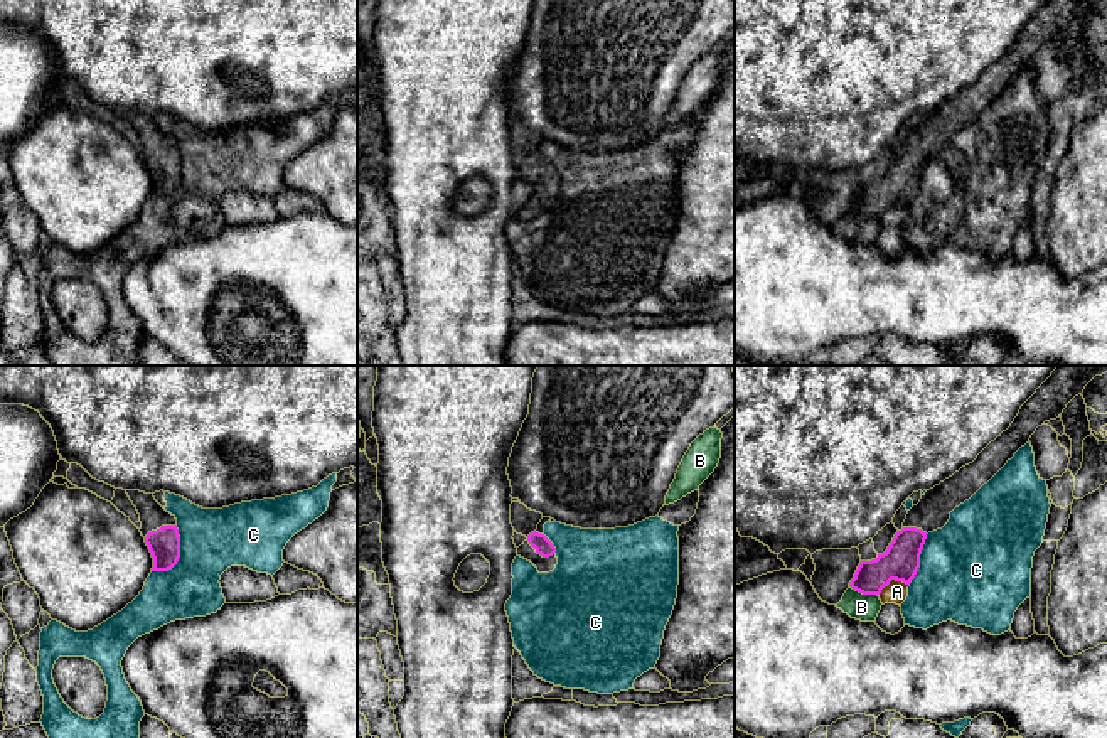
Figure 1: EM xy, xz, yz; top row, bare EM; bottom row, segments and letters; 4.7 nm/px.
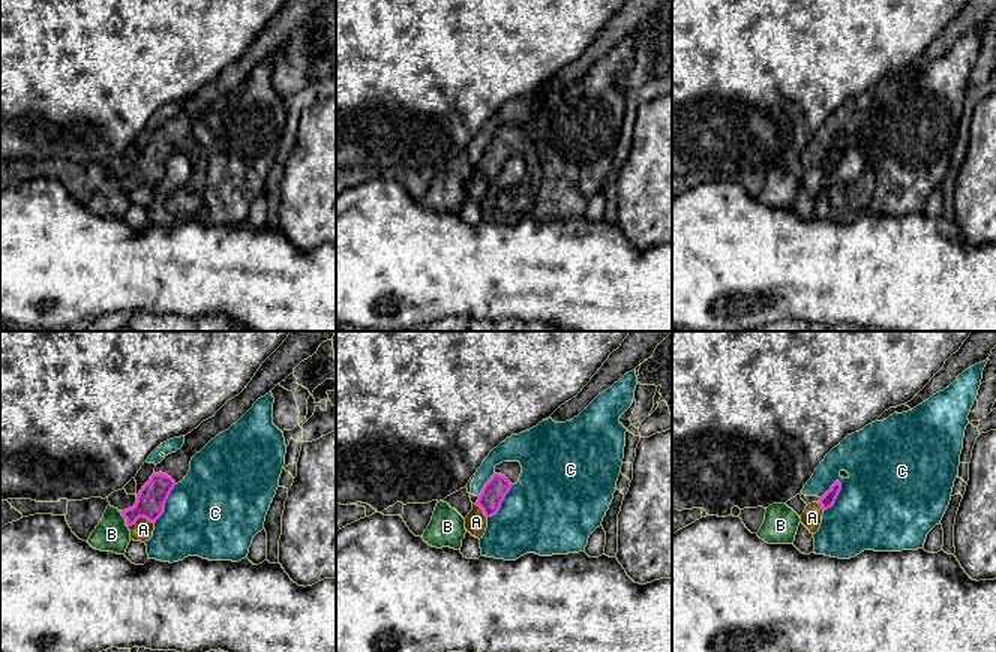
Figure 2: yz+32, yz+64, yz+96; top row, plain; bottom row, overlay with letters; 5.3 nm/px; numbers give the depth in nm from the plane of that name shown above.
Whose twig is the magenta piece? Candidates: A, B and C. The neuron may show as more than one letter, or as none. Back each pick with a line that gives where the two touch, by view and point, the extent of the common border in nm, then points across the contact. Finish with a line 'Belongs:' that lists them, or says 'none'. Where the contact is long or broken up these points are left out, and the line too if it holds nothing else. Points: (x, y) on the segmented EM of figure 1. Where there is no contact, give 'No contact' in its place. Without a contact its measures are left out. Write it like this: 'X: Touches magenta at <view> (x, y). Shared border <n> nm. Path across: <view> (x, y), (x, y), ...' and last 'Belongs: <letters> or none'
Belongs: none

